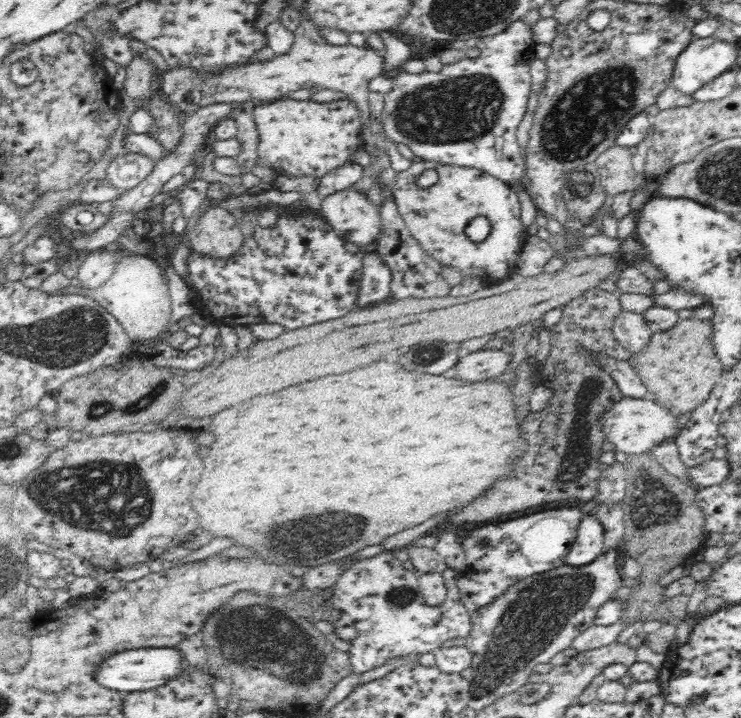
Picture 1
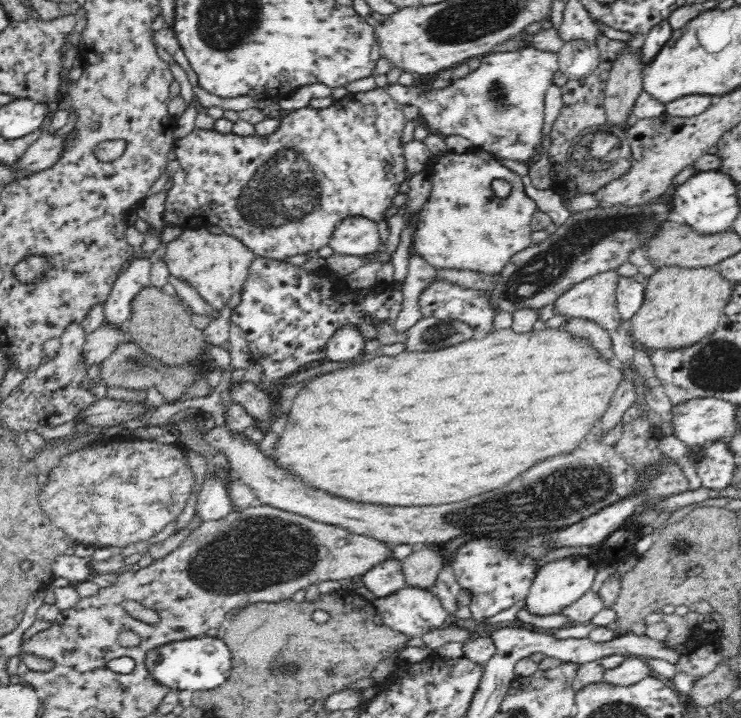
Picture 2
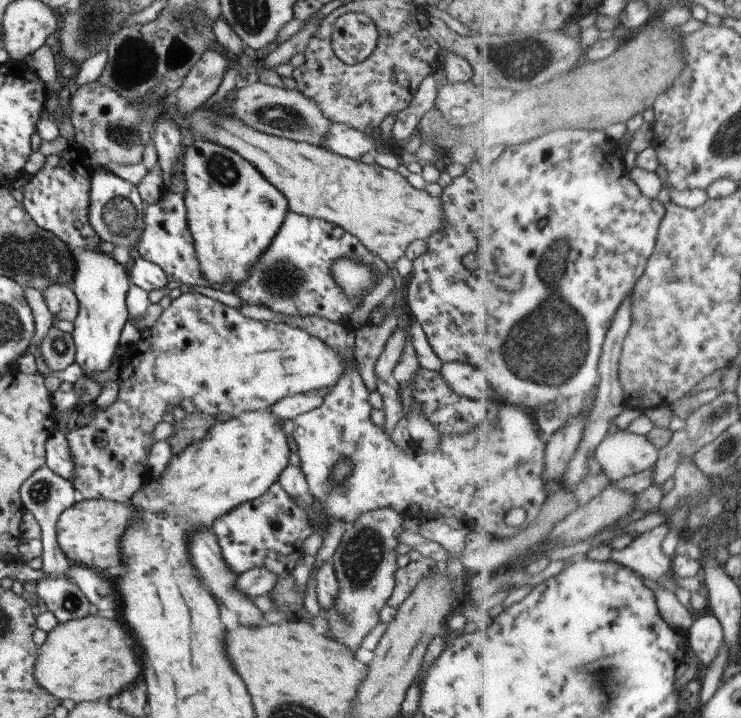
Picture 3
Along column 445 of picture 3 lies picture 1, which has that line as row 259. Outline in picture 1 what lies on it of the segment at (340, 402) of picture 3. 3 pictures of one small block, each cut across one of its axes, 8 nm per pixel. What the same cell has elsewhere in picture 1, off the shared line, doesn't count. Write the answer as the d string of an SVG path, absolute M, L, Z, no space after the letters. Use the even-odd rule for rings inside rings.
M414 159L410 168L397 172L395 176L394 186L391 189L398 212L404 219L406 228L410 234L420 243L420 246L432 257L434 257L442 266L448 265L457 268L462 276L466 276L470 280L470 276L475 281L496 278L500 282L512 273L516 272L516 260L518 260L520 248L526 238L527 218L520 212L520 201L516 192L512 190L504 181L484 172L477 168L466 168L452 166L449 164L434 163L427 160ZM434 168L438 173L438 181L428 188L421 188L416 184L416 178L422 174L424 170ZM484 216L490 221L490 234L486 240L482 242L472 242L466 238L464 228L472 218Z

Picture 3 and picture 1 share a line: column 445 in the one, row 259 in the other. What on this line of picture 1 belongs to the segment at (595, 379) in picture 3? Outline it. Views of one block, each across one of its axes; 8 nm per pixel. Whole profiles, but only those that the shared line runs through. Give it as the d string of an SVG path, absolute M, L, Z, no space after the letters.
M284 209L278 210L277 220L274 226L264 228L256 226L251 237L243 240L242 246L238 252L234 252L228 258L212 258L211 256L202 256L197 252L190 252L187 258L188 275L192 281L194 288L190 288L190 297L196 309L200 309L204 315L208 317L211 323L211 330L220 324L234 324L234 325L252 325L252 324L280 324L285 330L300 329L303 327L312 326L314 324L336 320L356 310L358 304L358 290L360 288L360 280L362 276L363 267L363 248L348 242L342 238L334 228L328 224L319 214L310 211L297 212L288 211Z

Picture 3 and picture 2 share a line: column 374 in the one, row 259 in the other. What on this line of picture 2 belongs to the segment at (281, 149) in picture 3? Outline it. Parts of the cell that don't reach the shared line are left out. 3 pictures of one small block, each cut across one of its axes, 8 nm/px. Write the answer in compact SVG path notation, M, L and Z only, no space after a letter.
M202 227L183 230L180 236L166 245L163 260L170 275L188 282L214 311L220 312L233 294L243 288L250 264L256 257L240 239L226 233L213 234L207 227Z

